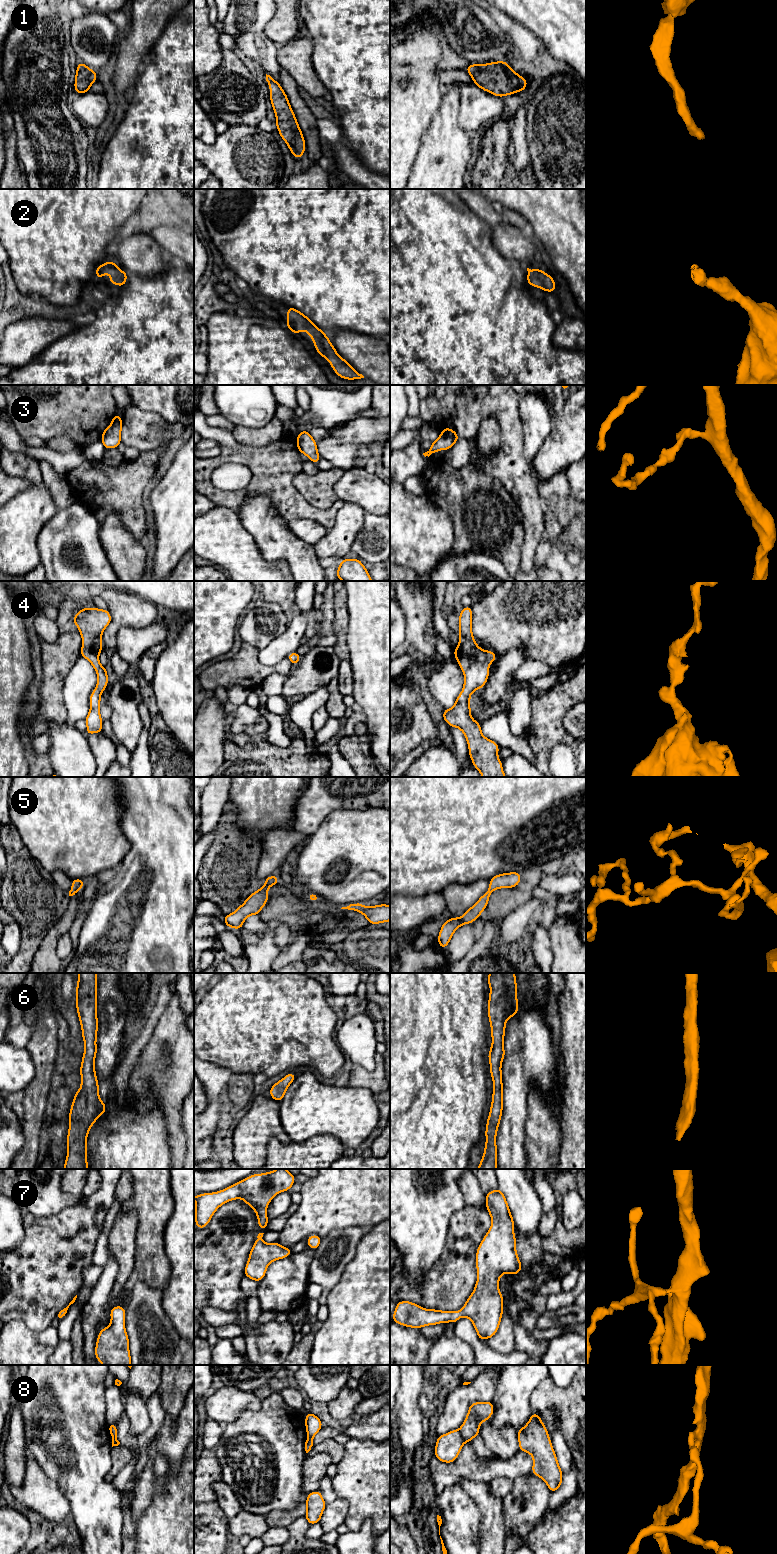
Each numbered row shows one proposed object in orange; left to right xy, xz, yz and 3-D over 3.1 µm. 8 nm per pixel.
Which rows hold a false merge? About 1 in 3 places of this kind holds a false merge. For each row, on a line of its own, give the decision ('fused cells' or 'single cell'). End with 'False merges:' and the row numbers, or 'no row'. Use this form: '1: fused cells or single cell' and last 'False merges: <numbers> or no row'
1: single cell
2: single cell
3: single cell
4: single cell
5: single cell
6: single cell
7: single cell
8: fused cells
False merges: 8

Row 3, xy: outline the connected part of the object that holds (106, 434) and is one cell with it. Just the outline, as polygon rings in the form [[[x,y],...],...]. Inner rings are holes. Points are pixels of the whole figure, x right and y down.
[[[116,414],[111,420],[108,428],[104,429],[100,441],[105,449],[118,448],[121,443],[122,418],[120,414]]]

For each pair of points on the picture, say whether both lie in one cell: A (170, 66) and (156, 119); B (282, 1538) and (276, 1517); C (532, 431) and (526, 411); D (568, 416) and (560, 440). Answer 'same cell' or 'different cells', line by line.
A: same cell
B: different cells
C: same cell
D: same cell

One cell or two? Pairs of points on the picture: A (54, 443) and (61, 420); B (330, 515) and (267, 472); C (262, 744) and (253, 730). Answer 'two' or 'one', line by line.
A: two
B: one
C: one

